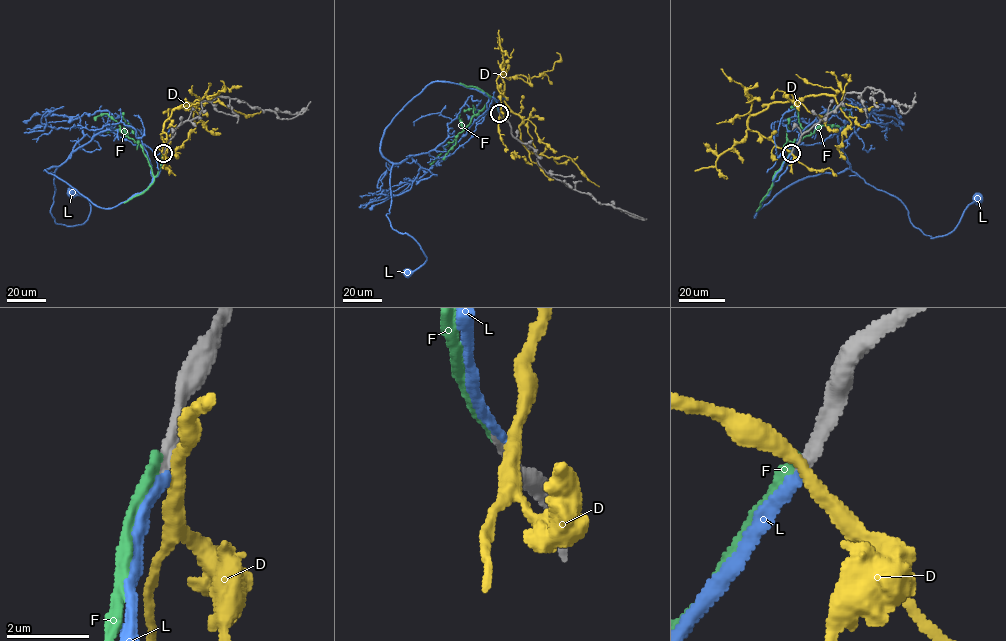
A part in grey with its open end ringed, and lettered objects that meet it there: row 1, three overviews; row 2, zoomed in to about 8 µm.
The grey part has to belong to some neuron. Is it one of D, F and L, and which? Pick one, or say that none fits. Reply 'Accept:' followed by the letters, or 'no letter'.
Accept: L

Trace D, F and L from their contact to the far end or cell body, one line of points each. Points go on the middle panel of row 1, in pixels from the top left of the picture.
D: (500, 113), (499, 76), (505, 104), (522, 119), (522, 144), (538, 155), (570, 157), (599, 186)
F: (499, 112), (497, 102), (490, 97), (431, 162)
L: (499, 112), (478, 90), (435, 81), (385, 129), (386, 216), (426, 256), (406, 272)

